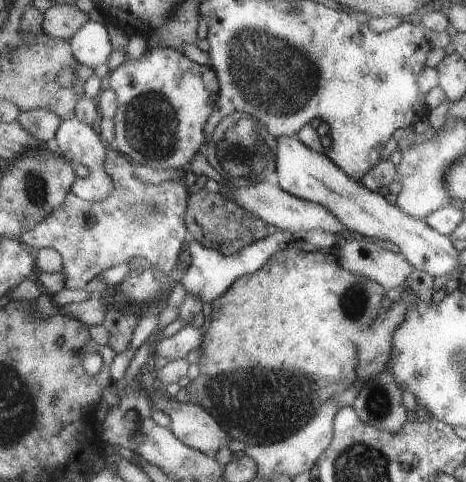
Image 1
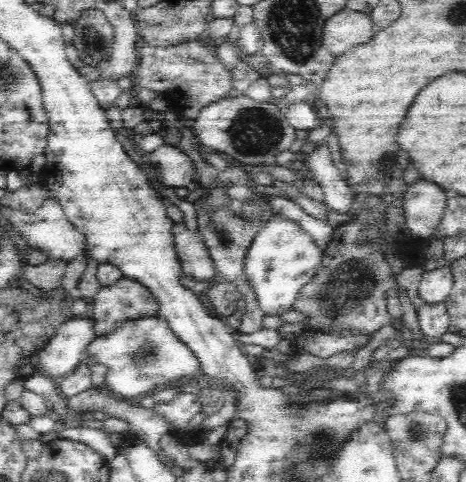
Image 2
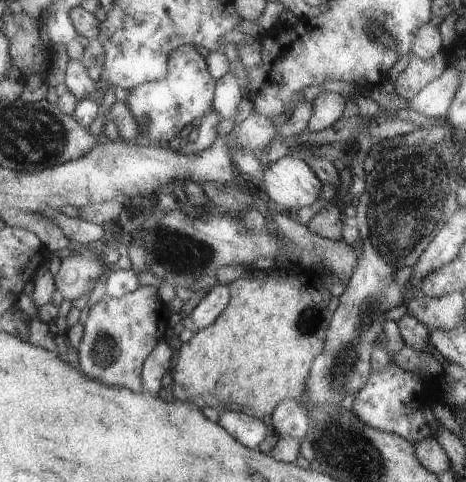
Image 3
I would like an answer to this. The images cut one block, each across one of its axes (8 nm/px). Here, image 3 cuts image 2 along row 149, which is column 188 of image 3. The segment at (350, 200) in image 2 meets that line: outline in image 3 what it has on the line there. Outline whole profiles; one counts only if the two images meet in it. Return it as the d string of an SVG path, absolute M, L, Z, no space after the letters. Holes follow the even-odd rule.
M231 286L211 288L211 290L203 296L203 300L199 300L199 302L195 304L195 308L193 308L193 312L187 316L187 320L183 320L183 326L195 330L195 334L197 334L197 330L203 330L203 328L211 326L211 324L223 314L223 310L227 308L229 300L233 298L231 294L233 294Z

